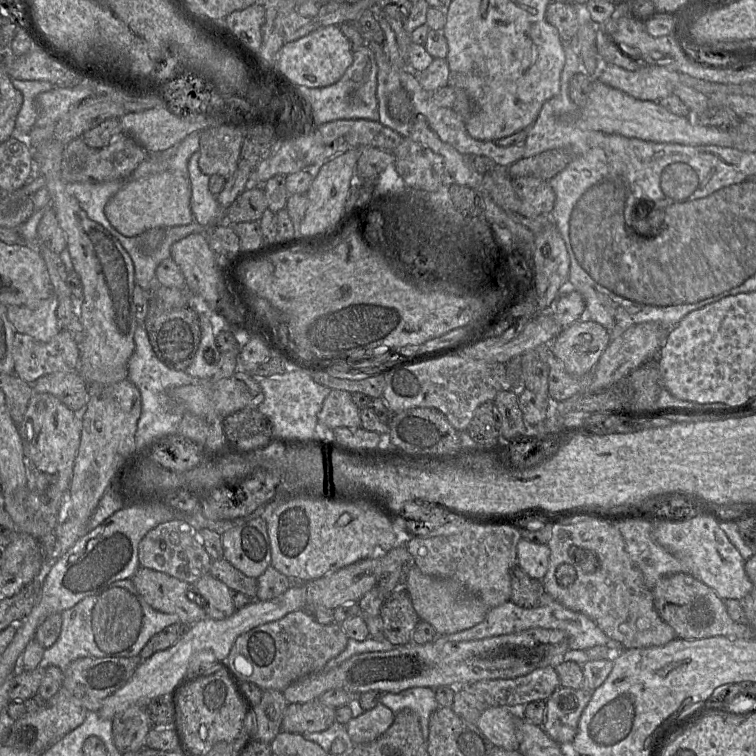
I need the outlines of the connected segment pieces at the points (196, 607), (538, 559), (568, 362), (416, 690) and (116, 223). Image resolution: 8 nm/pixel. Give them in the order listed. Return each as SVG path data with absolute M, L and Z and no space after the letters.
M139 567L131 577L134 587L153 609L179 616L191 626L207 618L203 607L193 600L192 586L166 573Z
M523 538L517 544L516 564L530 577L541 580L548 569L550 548Z
M585 317L566 327L550 342L550 348L569 374L584 376L598 363L609 342L607 330Z
M412 687L399 693L382 693L379 703L390 708L395 714L404 708L415 710L419 715L423 740L428 742L430 715L440 707L433 688Z
M163 171L125 184L106 204L105 215L118 233L133 237L153 228L190 224L194 220L190 202L189 178Z

